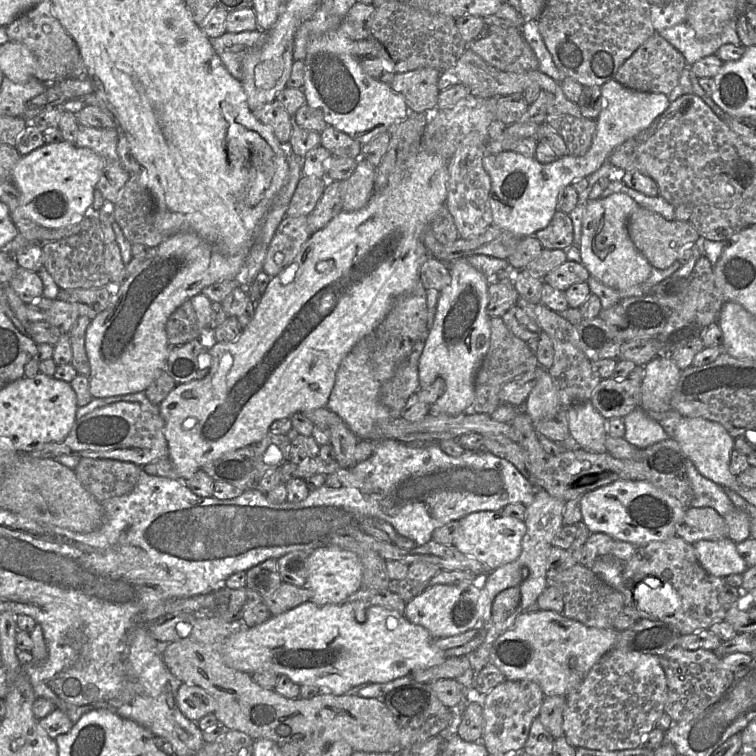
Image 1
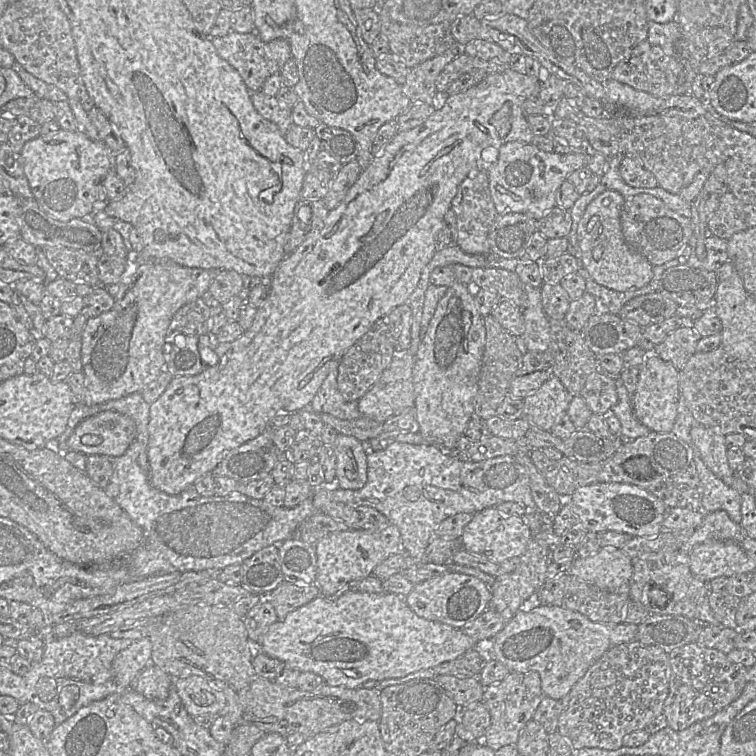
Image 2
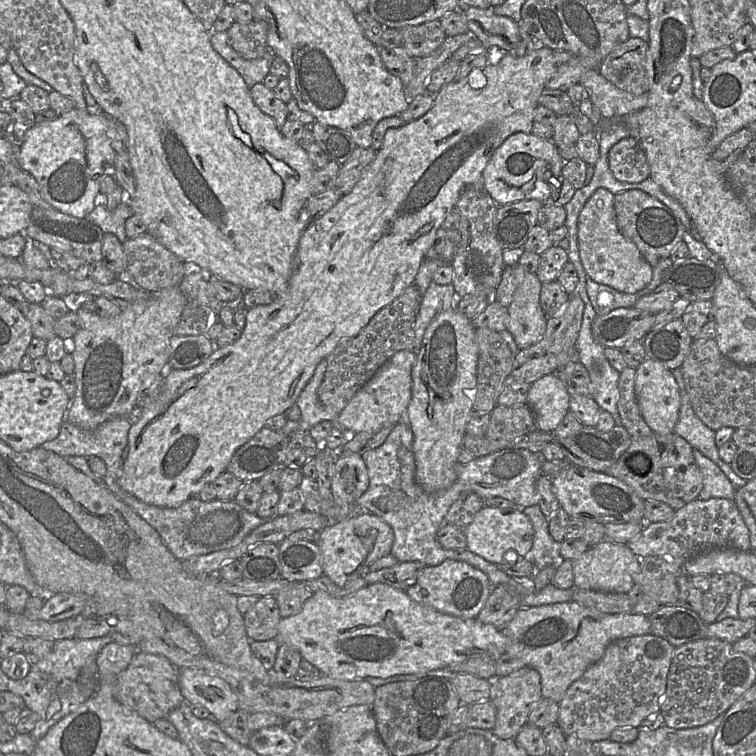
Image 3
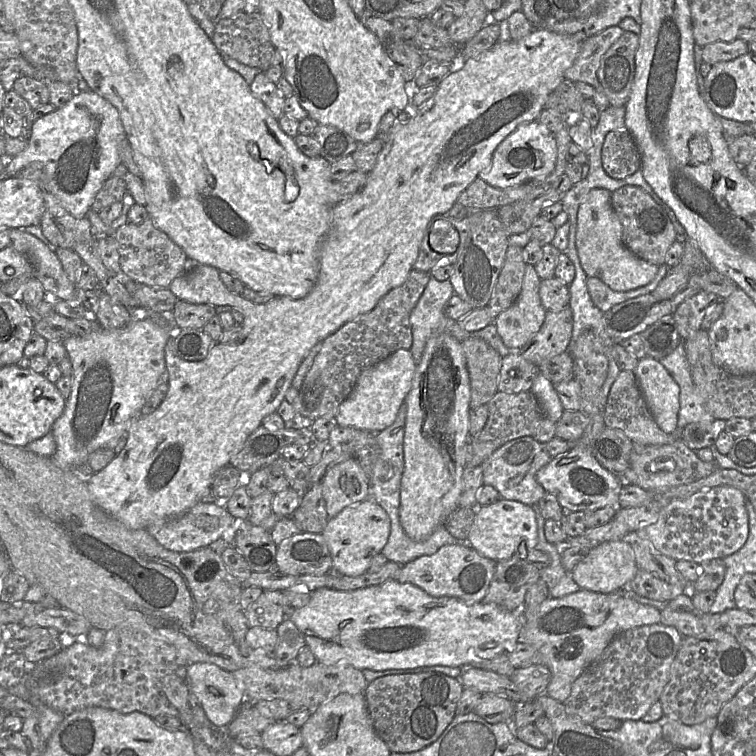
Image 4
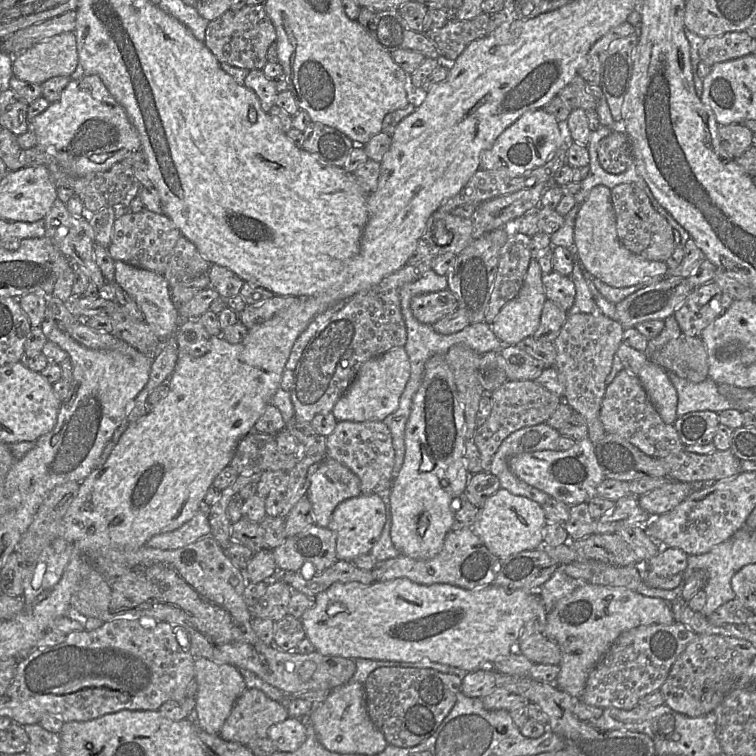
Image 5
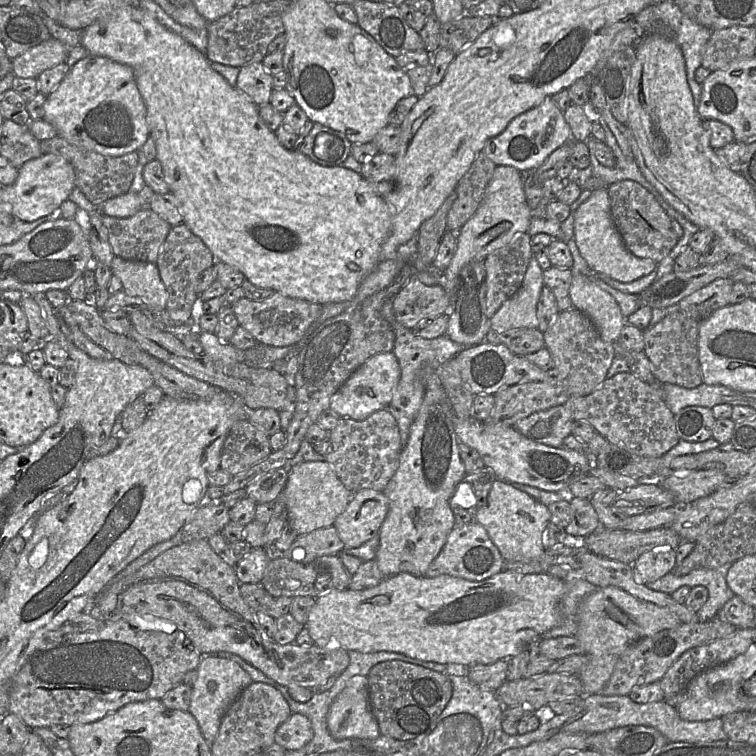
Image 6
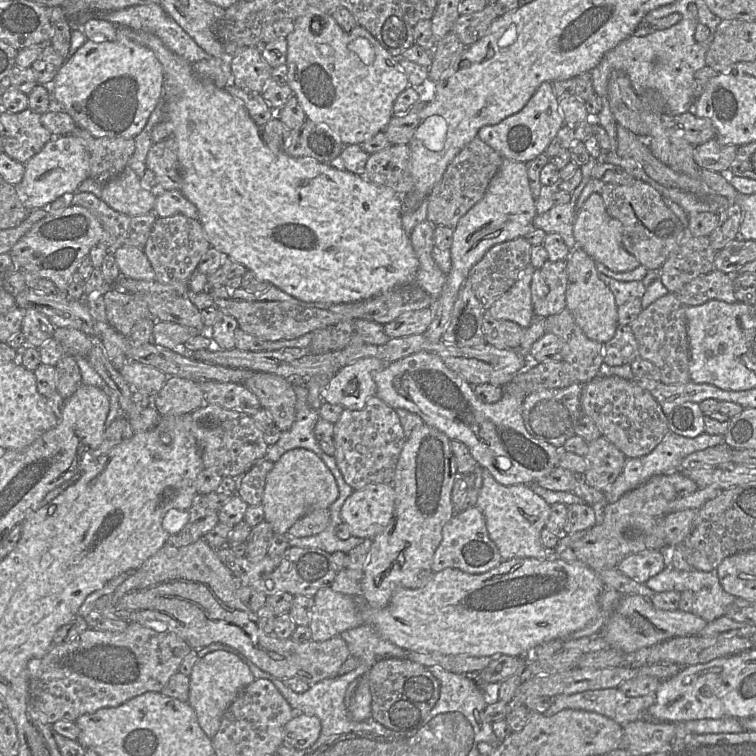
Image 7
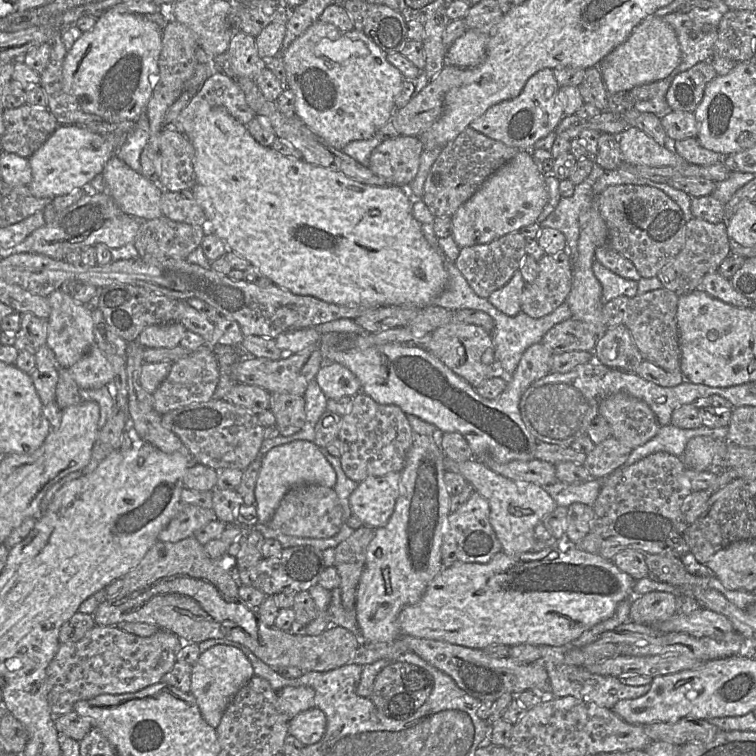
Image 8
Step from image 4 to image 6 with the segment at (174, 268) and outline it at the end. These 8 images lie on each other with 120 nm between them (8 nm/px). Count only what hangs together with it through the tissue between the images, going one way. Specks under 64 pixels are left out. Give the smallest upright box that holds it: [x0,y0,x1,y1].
[102,208,172,262]

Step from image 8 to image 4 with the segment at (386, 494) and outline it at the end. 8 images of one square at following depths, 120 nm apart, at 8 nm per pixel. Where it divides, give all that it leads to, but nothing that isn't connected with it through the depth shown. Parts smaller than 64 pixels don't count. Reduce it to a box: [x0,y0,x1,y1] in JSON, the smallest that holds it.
[321,498,390,577]

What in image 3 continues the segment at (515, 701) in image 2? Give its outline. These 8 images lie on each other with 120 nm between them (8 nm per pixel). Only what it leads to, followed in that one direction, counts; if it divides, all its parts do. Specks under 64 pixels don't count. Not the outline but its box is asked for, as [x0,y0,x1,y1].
[489,667,542,740]

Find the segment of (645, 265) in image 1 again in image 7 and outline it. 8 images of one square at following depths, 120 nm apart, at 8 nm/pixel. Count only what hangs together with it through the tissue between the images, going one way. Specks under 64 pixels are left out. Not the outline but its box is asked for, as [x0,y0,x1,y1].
[573,193,639,272]

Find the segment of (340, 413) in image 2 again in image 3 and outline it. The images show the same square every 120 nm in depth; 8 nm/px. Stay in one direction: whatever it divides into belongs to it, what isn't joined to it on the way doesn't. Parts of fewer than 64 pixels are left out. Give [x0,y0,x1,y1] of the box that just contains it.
[295,359,339,432]

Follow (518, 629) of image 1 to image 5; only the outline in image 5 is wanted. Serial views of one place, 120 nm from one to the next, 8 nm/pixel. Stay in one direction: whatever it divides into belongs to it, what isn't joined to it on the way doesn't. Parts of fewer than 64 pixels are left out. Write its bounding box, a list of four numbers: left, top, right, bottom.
[543,583,674,699]

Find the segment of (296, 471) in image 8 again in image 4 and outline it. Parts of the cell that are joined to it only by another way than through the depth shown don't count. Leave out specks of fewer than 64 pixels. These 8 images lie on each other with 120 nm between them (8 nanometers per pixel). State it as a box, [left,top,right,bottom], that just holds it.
[320,458,369,519]

